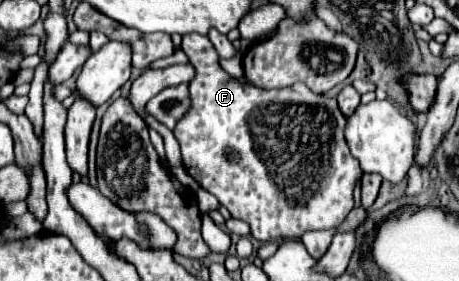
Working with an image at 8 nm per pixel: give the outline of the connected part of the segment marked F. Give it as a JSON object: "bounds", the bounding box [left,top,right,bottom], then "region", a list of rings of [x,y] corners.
{"bounds":[174,33,362,241],"region":[[[190,33],[182,37],[181,49],[187,55],[190,63],[196,69],[196,75],[190,85],[188,85],[188,91],[190,91],[190,107],[188,111],[184,113],[184,117],[176,123],[174,127],[174,137],[176,141],[180,143],[180,151],[182,151],[182,163],[184,163],[184,169],[206,189],[210,191],[228,211],[232,217],[238,217],[242,221],[246,221],[250,225],[250,233],[252,237],[256,237],[258,241],[272,241],[272,239],[286,239],[286,237],[302,237],[306,231],[322,231],[322,229],[336,229],[344,219],[346,215],[354,209],[354,197],[352,197],[352,191],[354,191],[354,185],[356,181],[362,177],[362,171],[360,171],[360,165],[358,161],[350,155],[348,147],[346,147],[346,141],[344,141],[344,123],[346,123],[346,117],[338,111],[338,105],[336,105],[336,99],[330,99],[330,97],[324,97],[324,95],[316,95],[312,93],[304,83],[294,83],[292,87],[284,87],[284,89],[260,89],[252,83],[242,83],[238,81],[236,77],[230,77],[222,67],[220,67],[220,61],[218,61],[218,53],[214,51],[214,45],[210,43],[210,39],[206,35],[200,35],[200,33]]]}

